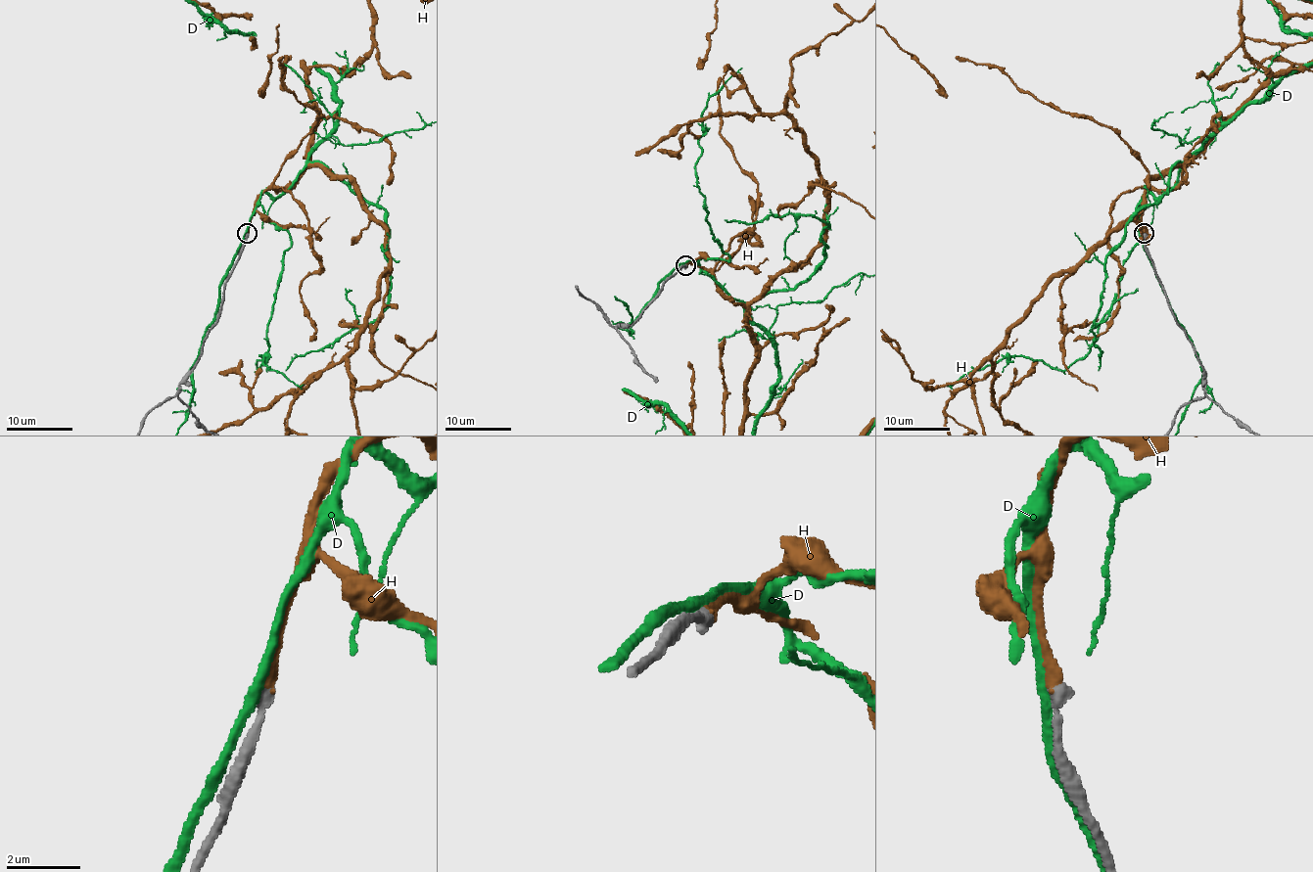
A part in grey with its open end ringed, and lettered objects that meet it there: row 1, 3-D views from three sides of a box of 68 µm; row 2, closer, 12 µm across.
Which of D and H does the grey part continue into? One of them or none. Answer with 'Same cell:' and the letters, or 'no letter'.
Same cell: H

